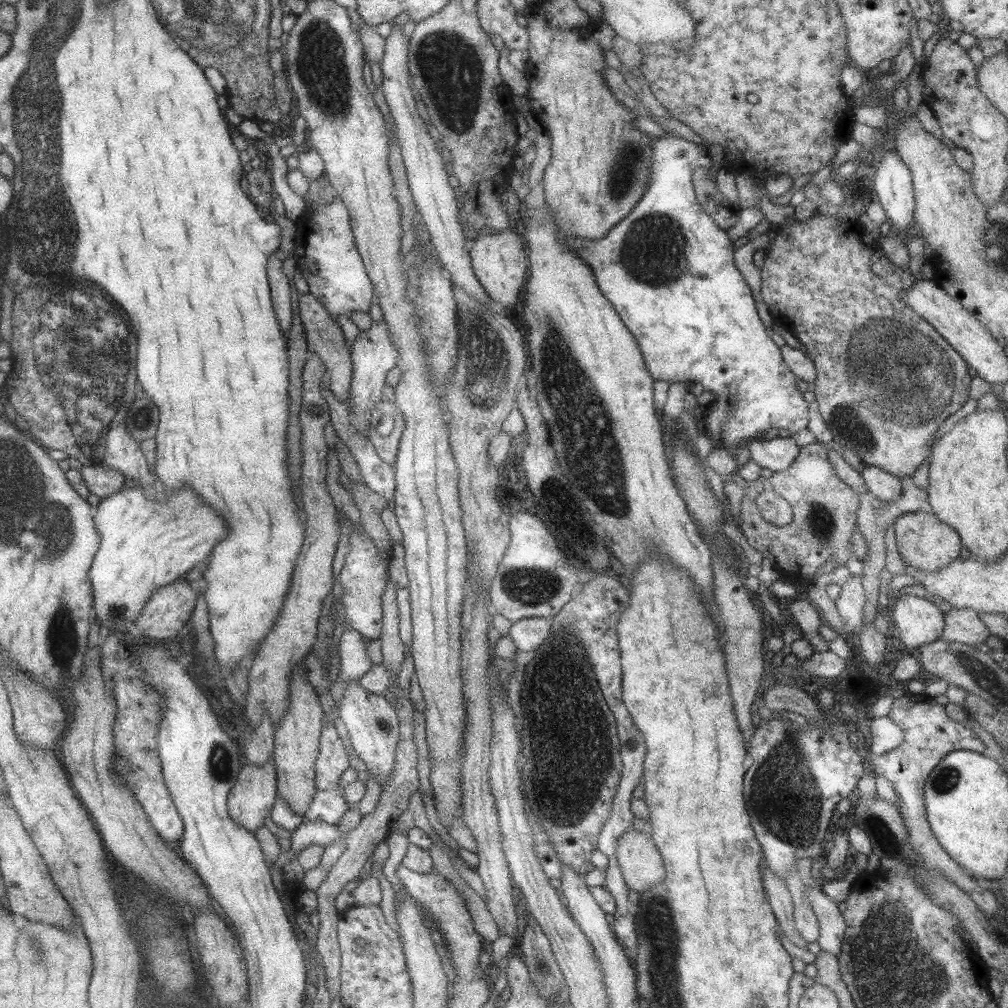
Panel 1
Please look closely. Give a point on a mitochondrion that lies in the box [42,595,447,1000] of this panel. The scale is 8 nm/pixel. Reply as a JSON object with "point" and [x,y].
{"point":[62,639]}

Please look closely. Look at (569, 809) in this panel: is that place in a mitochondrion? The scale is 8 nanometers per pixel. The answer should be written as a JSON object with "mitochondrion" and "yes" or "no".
{"mitochondrion":"yes"}

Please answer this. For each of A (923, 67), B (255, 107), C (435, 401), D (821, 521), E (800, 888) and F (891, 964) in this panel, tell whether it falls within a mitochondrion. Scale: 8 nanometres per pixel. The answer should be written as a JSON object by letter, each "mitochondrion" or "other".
{"A":"other","B":"mitochondrion","C":"other","D":"mitochondrion","E":"other","F":"mitochondrion"}

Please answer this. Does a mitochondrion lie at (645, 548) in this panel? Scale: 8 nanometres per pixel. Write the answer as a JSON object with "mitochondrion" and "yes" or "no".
{"mitochondrion":"no"}

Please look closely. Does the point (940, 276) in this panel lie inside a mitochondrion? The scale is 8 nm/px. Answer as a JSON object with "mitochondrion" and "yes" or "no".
{"mitochondrion":"no"}

